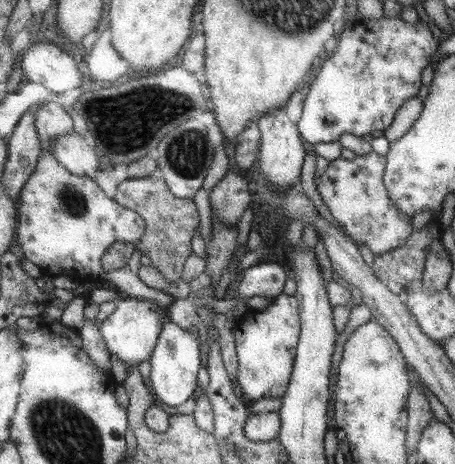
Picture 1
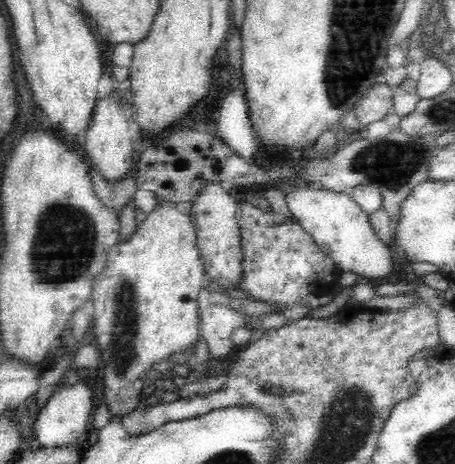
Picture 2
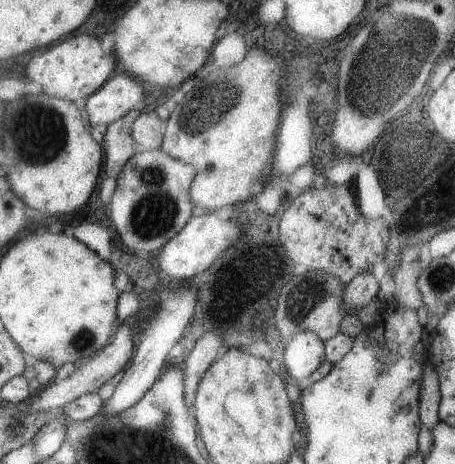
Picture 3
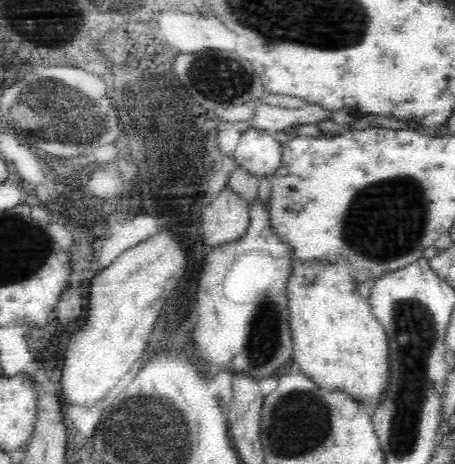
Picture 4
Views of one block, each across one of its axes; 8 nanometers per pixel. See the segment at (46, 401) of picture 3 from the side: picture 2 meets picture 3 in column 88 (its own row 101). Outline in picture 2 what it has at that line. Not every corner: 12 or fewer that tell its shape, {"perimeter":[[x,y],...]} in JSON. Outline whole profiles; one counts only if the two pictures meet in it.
{"perimeter":[[376,84],[354,108],[368,126],[384,122],[394,110],[390,84]]}

